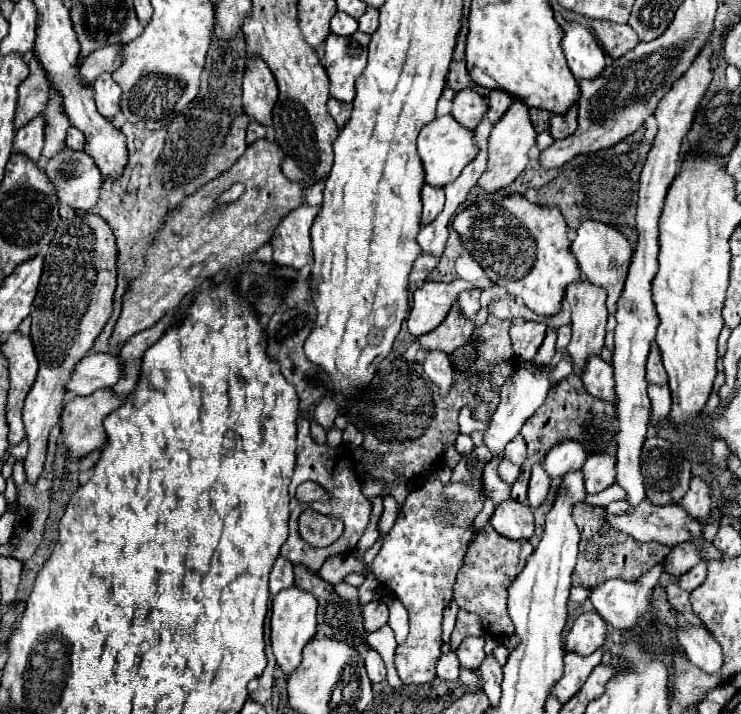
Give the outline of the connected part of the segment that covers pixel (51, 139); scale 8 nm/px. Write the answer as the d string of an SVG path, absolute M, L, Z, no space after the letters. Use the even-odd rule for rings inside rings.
M56 91L50 93L50 107L46 107L44 119L46 119L46 145L44 145L42 155L46 159L50 159L66 147L64 139L66 139L66 131L70 127L66 115L62 113L62 101Z

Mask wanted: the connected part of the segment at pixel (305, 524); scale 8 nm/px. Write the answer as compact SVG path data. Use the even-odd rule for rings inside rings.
M306 509L300 515L300 535L312 547L326 547L342 535L342 521Z

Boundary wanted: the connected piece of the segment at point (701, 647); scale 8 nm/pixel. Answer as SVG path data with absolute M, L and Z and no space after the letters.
M692 627L690 631L676 629L678 641L684 647L686 657L690 663L694 663L698 669L702 669L708 675L714 675L724 665L722 647L714 643L714 637L704 627Z

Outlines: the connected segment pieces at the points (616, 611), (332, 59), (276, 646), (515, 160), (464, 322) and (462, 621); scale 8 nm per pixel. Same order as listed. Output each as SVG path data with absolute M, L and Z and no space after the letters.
M658 563L638 581L610 579L590 591L590 601L598 615L616 629L630 629L642 613L650 609L650 593L658 583L664 567Z
M356 31L348 37L330 35L326 47L326 73L330 79L330 95L350 103L356 95L354 83L362 75L368 57L370 35Z
M288 587L278 593L272 601L272 619L270 619L270 641L276 663L284 673L292 673L302 661L302 649L316 633L316 599L314 595L302 591L300 587Z
M514 99L514 103L508 107L508 111L502 115L502 119L498 119L498 125L494 125L494 129L490 133L488 167L482 173L482 177L478 179L478 185L482 189L486 189L488 193L494 193L496 189L510 185L526 169L526 165L530 161L528 151L534 143L536 143L536 131L530 121L528 105L522 103L520 99Z
M454 305L446 315L446 319L434 331L418 337L416 341L426 351L444 351L452 355L458 347L468 343L472 331L474 331L474 321L466 319L460 313L460 309Z
M460 609L458 611L458 619L456 619L456 627L452 631L452 651L456 651L458 643L462 643L462 639L466 635L476 635L476 637L482 637L484 635L484 629L482 629L482 623L480 623L480 617L476 613L470 613L470 611L464 611Z

